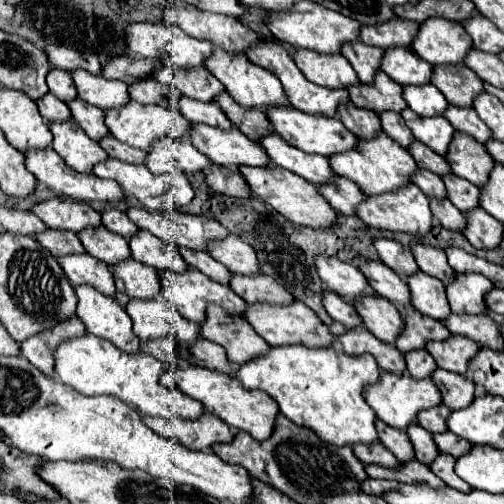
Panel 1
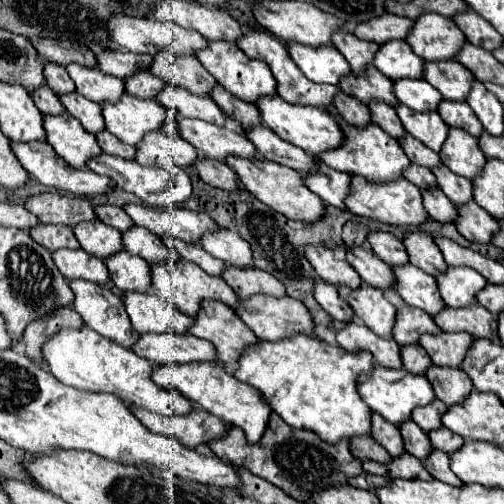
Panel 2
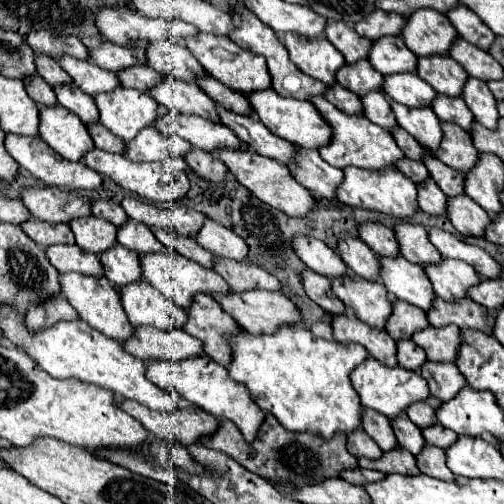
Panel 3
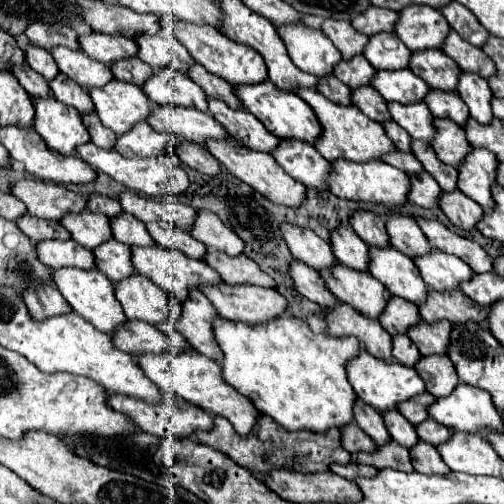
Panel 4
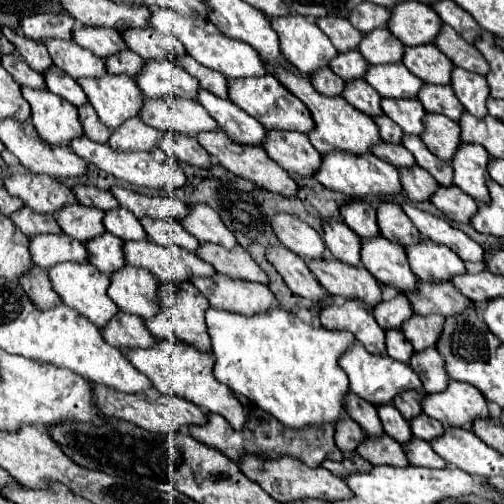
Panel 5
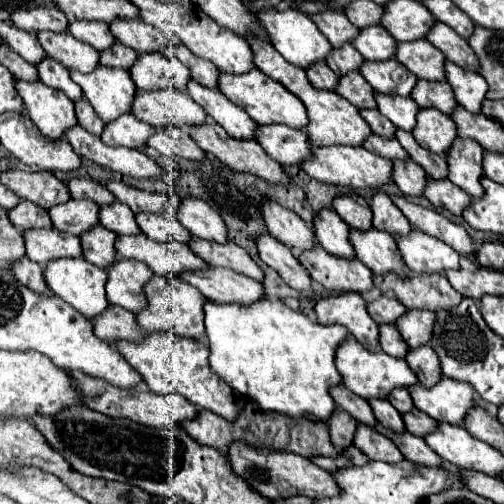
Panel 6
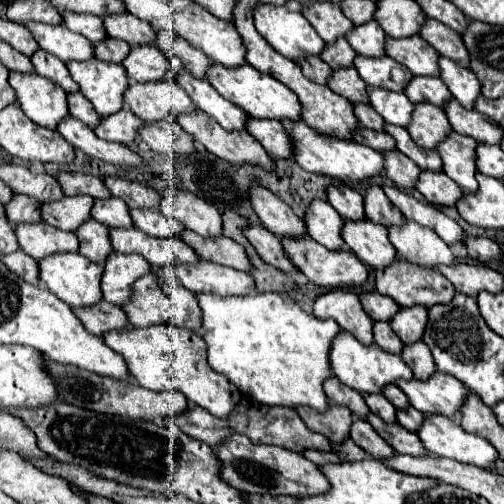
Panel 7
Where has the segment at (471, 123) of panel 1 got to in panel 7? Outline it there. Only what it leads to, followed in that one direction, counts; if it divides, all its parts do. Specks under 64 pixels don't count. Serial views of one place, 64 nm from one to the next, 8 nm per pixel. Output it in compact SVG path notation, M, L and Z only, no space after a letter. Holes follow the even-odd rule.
M414 76L412 82L408 84L408 88L404 90L404 94L414 104L428 102L428 104L434 104L438 108L444 108L452 100L452 94L446 88L446 84L440 78L432 78L432 76L422 76L422 78Z

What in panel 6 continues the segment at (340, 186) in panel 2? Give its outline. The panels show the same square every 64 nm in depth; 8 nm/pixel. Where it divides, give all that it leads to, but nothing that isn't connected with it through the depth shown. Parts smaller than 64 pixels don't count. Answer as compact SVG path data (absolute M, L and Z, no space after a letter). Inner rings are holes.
M282 124L260 126L260 136L256 136L264 152L282 166L302 166L304 160L312 160L310 142L304 130L294 130Z

